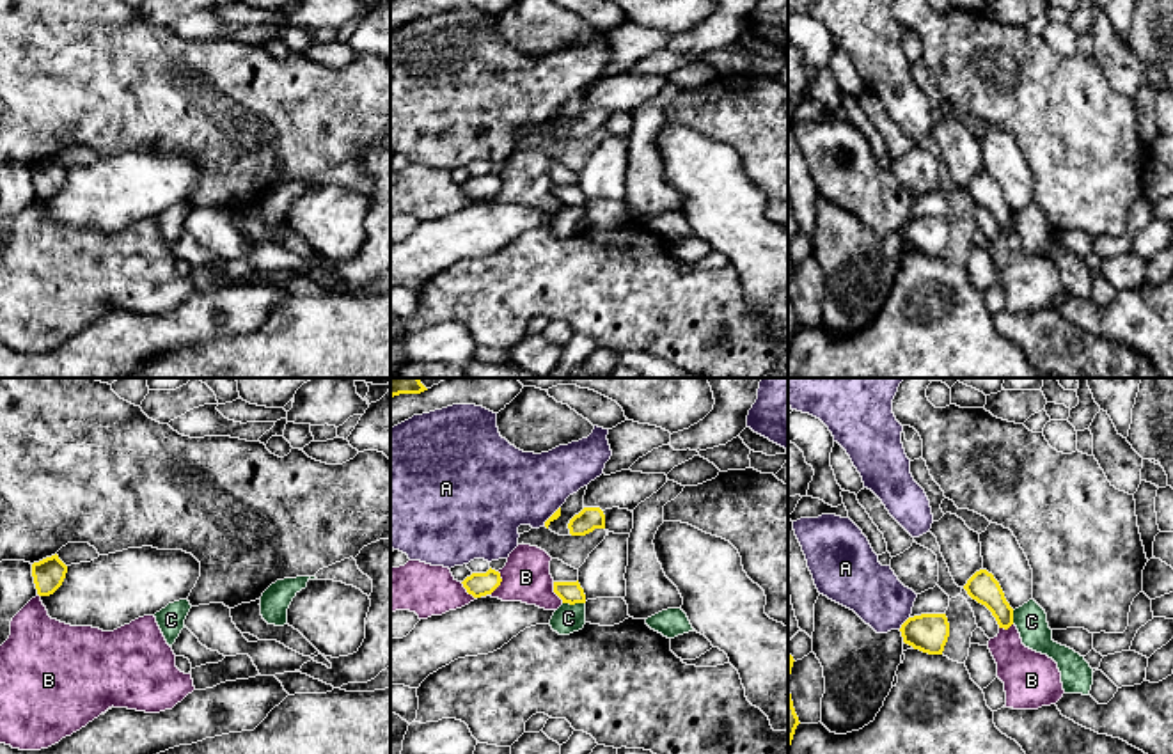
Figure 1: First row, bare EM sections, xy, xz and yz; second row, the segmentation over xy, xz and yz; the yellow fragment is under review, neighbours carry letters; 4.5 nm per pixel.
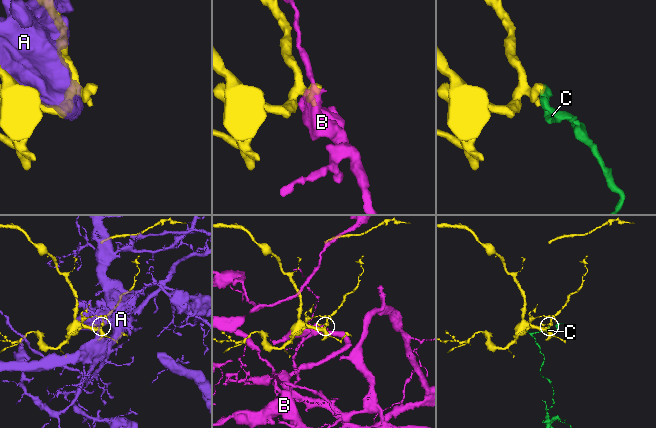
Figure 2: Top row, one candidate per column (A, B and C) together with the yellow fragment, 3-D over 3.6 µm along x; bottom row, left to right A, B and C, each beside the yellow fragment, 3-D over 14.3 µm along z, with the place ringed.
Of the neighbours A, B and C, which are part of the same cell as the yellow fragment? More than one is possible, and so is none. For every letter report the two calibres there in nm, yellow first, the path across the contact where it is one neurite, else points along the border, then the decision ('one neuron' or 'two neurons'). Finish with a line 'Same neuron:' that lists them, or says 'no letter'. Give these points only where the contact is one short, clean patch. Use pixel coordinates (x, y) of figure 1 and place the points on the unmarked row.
A: 180/240 nm | two neurons
B: 110/220 nm | two neurons
C: 100/130 nm | along xz (563, 204), (584, 206) | two neurons
Same neuron: no letter

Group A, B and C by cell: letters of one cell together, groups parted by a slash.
A / B / C

